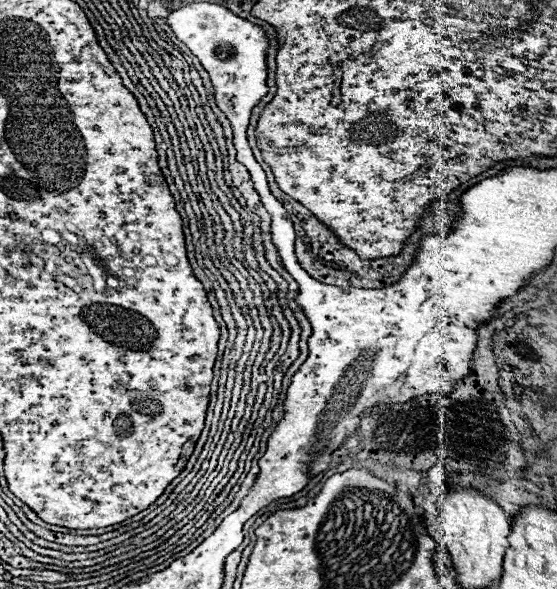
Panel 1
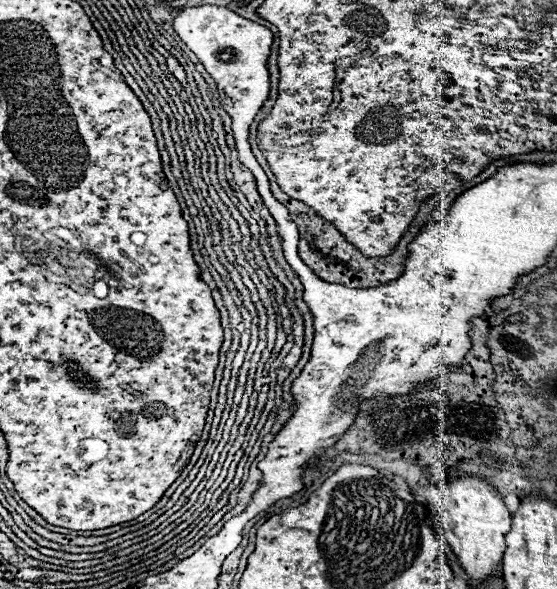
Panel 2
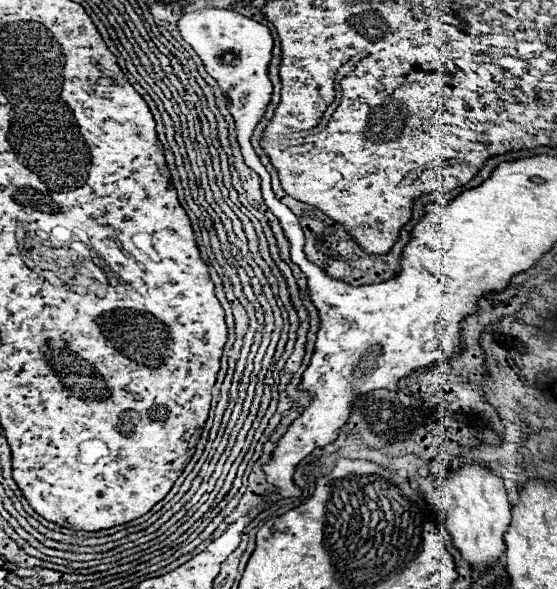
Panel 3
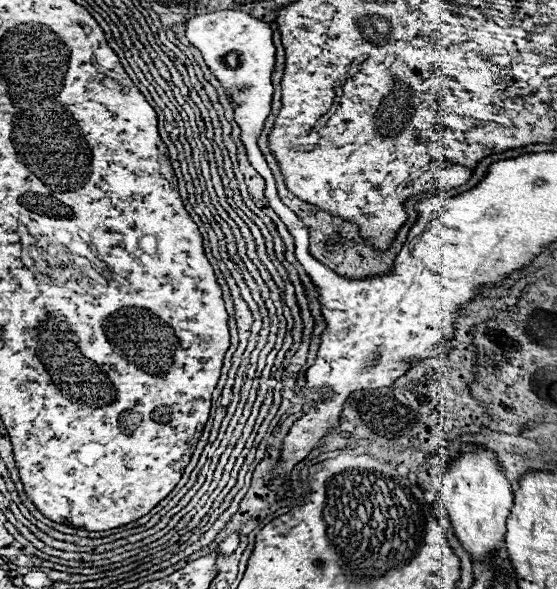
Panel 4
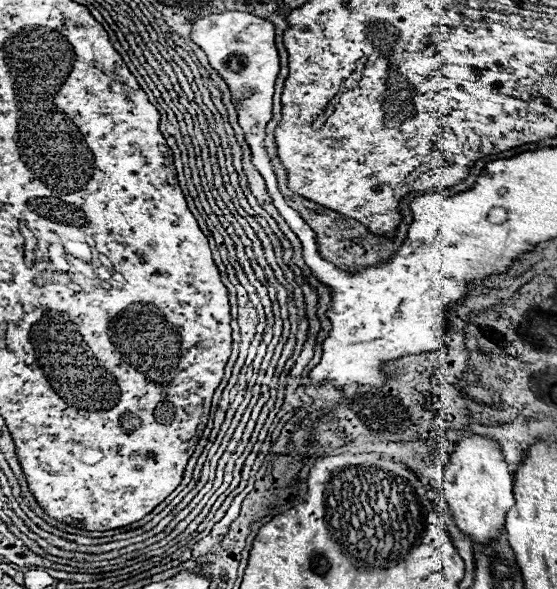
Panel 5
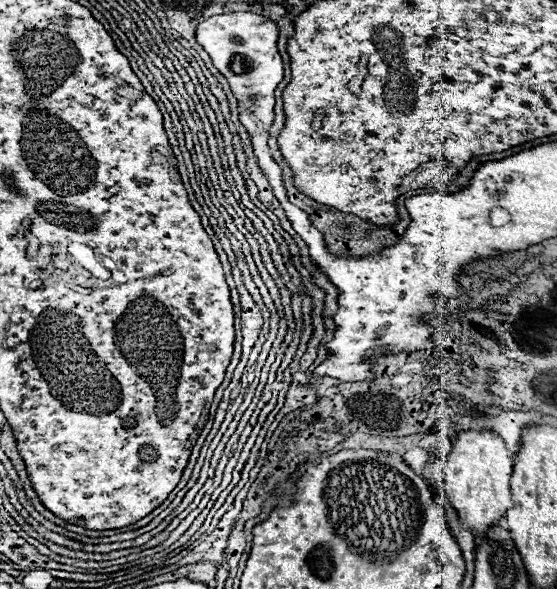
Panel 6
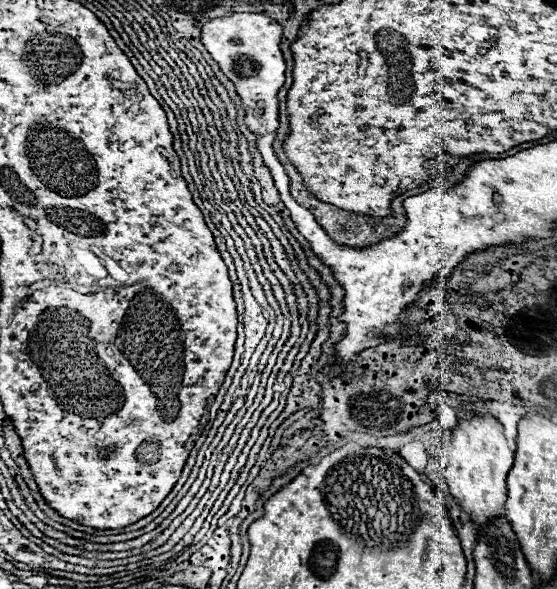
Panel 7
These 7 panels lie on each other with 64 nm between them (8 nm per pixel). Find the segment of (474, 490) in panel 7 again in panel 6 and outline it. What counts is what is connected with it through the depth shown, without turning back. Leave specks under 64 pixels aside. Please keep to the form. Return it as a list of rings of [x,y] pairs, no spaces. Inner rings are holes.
[[[464,430],[458,432],[448,454],[446,474],[446,494],[456,508],[464,526],[468,526],[476,536],[486,534],[496,526],[506,510],[512,506],[510,500],[510,474],[512,458],[506,442],[492,430]]]

